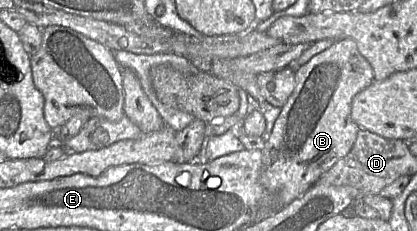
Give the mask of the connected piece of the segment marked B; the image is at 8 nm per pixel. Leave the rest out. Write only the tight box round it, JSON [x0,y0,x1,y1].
[260,38,374,215]

